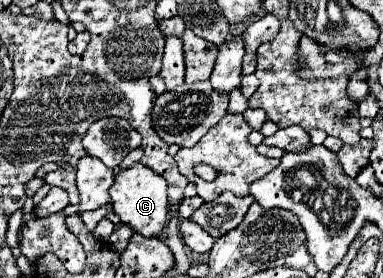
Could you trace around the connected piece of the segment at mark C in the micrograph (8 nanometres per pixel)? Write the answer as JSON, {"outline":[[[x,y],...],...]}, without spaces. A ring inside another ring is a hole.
{"outline":[[[140,162],[134,164],[128,170],[120,170],[116,174],[116,182],[110,188],[112,208],[120,216],[122,224],[128,224],[136,234],[140,236],[160,236],[168,222],[168,194],[166,194],[168,182],[152,172],[150,168],[142,166]]]}

